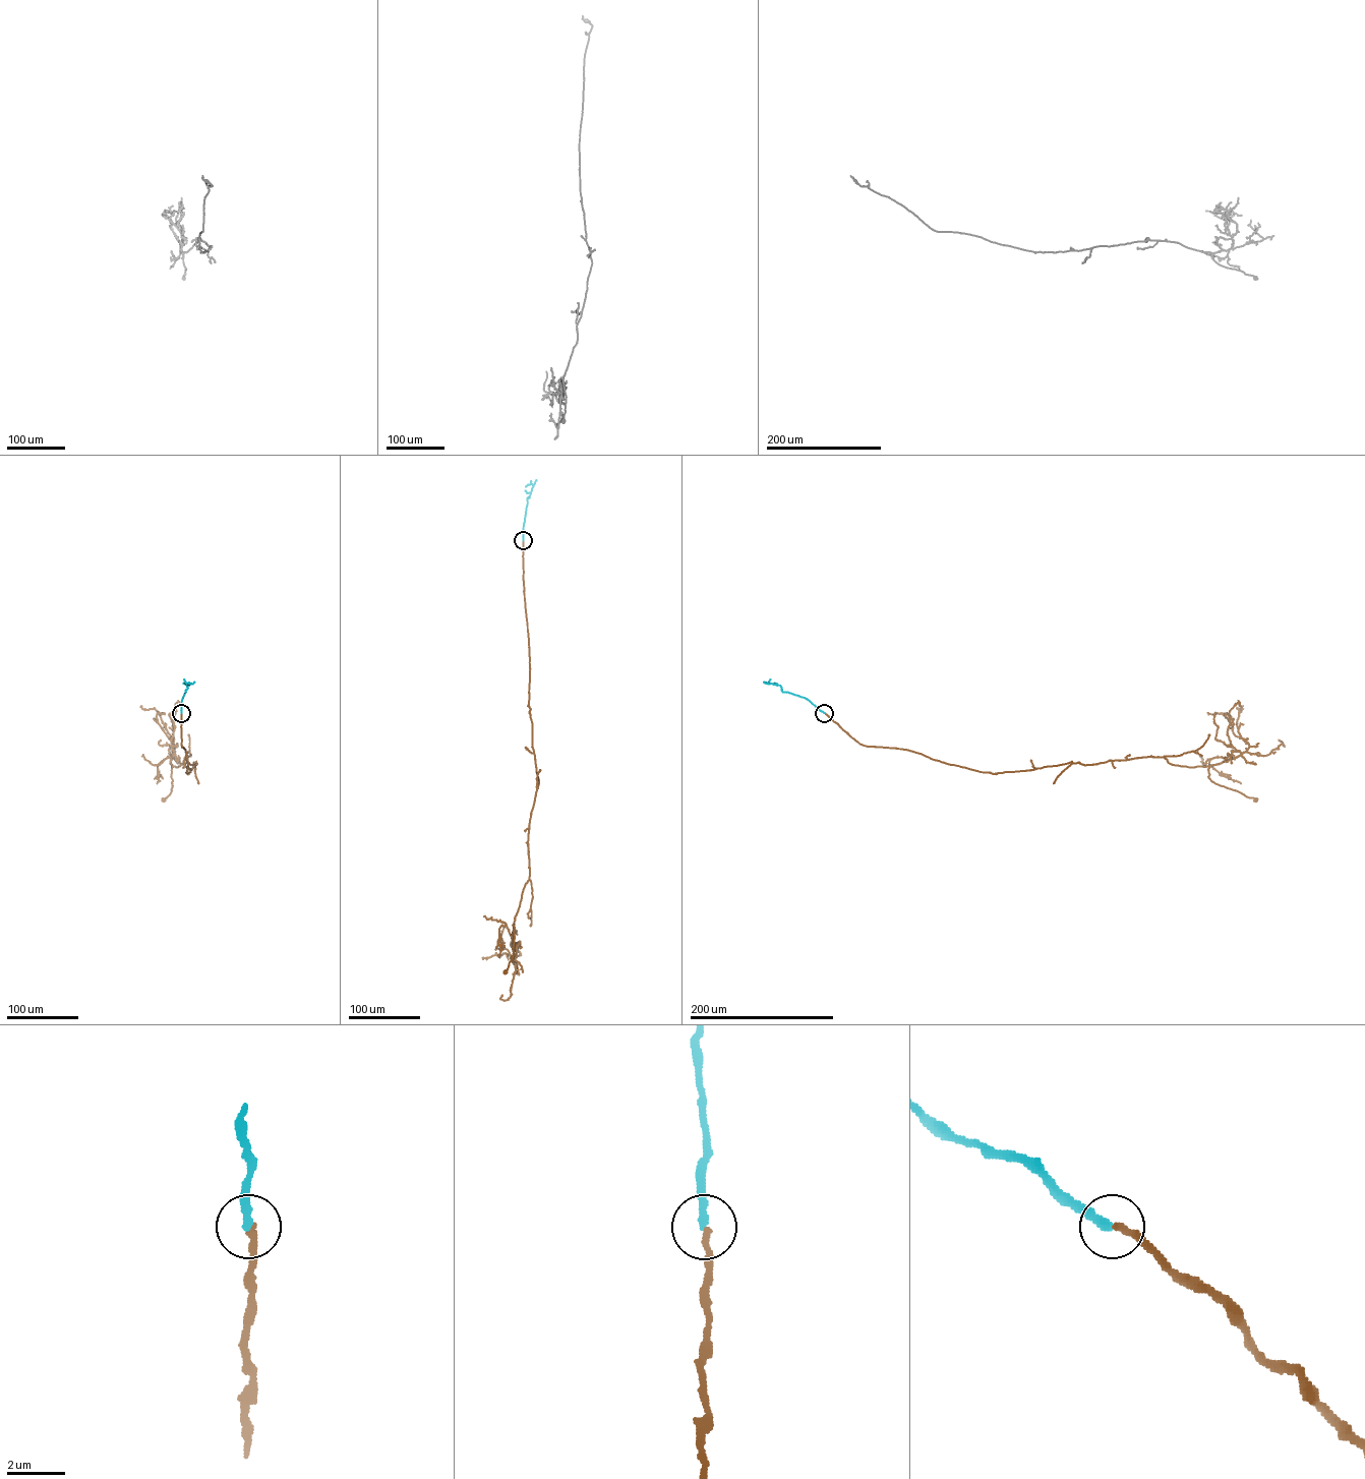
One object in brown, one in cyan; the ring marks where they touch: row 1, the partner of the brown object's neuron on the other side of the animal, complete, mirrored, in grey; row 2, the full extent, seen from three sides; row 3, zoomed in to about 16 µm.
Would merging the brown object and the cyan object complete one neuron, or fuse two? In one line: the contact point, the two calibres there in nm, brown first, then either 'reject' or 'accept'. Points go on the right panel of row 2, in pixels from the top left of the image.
at (824, 713); 200 nm thick on the brown side, 280 nm on the other; reject

